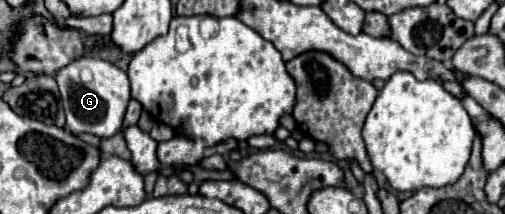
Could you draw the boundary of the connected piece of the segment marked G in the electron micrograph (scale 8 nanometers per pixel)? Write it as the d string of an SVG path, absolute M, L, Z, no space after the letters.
M77 57L69 65L57 71L55 81L61 93L61 105L67 117L65 129L79 135L79 133L93 133L97 137L111 137L123 125L123 115L127 103L131 99L129 93L129 79L127 73L115 67L109 61L97 57Z

